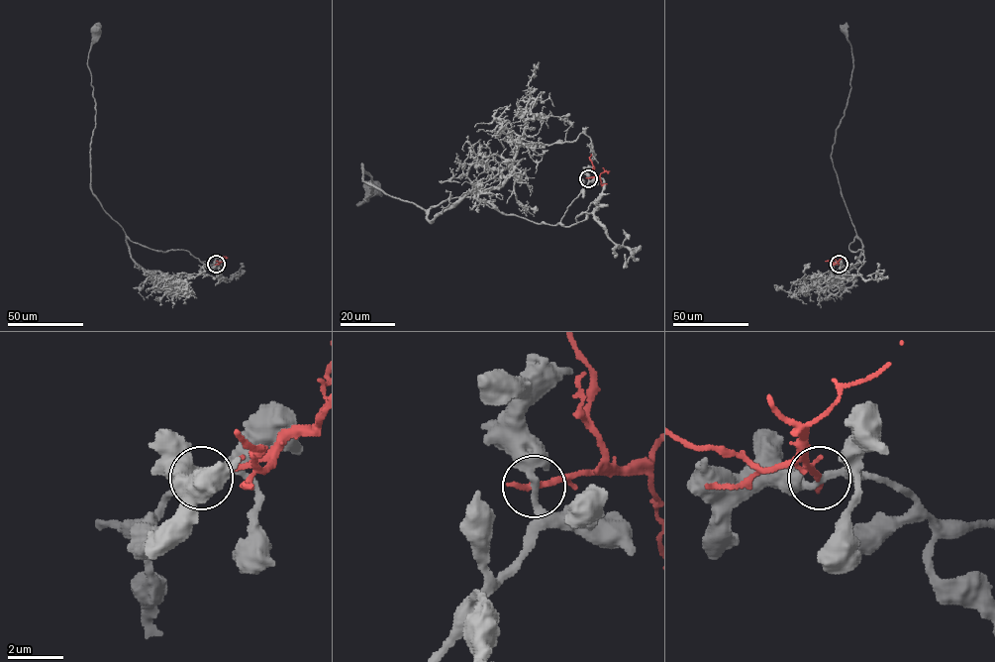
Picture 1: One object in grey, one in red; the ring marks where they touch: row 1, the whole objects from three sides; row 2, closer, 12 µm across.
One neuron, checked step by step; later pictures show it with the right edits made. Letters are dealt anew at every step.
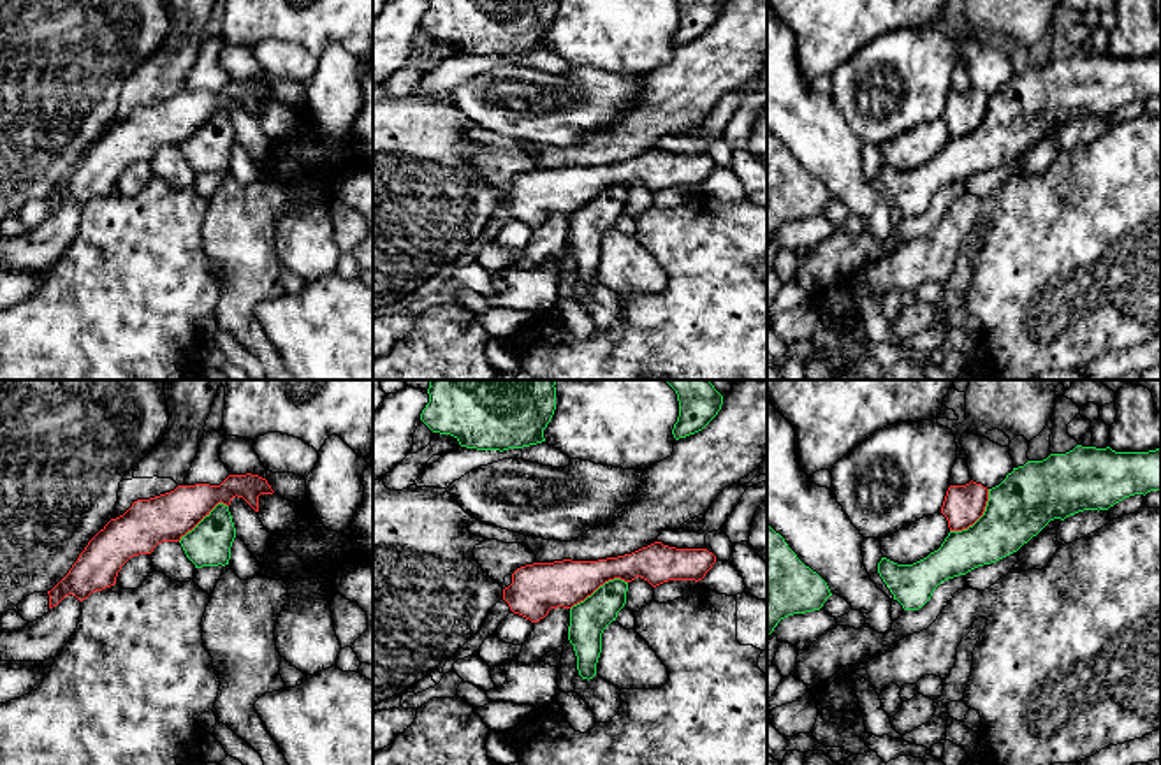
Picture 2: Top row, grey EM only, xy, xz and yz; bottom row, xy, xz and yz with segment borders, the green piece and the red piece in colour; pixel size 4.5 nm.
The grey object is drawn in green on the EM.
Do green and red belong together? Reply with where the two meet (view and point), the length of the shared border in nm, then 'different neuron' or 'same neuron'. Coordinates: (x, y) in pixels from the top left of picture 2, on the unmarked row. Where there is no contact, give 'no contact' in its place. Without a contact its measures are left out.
yz (980, 123) | 260 nm | different neuron

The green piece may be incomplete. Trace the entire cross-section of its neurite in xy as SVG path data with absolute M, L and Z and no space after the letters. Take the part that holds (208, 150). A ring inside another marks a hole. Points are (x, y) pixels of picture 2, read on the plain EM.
M218 109L192 137L181 142L179 149L195 174L225 172L234 144L236 134L229 113Z

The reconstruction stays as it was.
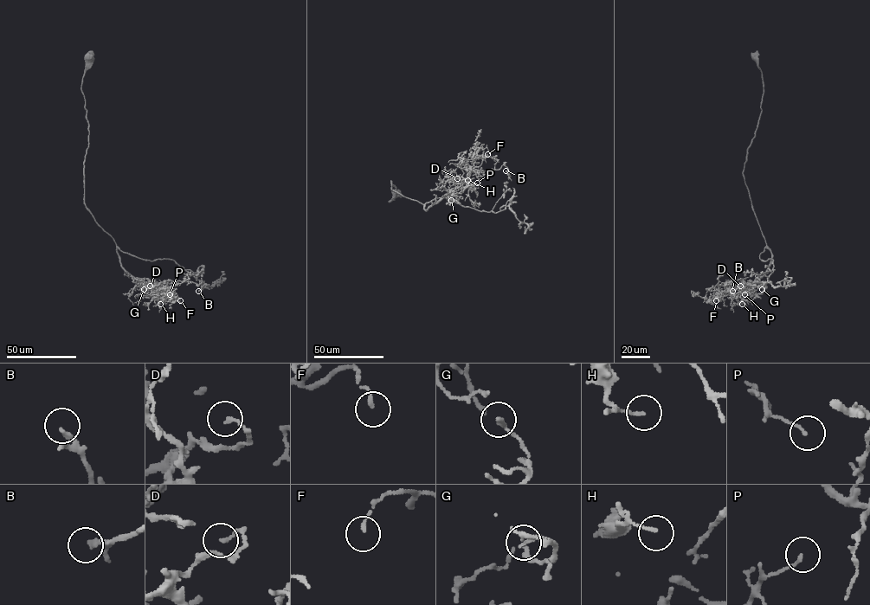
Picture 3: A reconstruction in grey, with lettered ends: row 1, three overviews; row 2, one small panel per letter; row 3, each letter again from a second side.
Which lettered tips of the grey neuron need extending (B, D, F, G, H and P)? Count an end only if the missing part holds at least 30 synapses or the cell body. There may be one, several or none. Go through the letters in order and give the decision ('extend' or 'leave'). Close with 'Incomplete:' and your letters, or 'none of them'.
B: leave
D: leave
F: leave
G: leave
H: leave
P: leave
Incomplete: none of them

